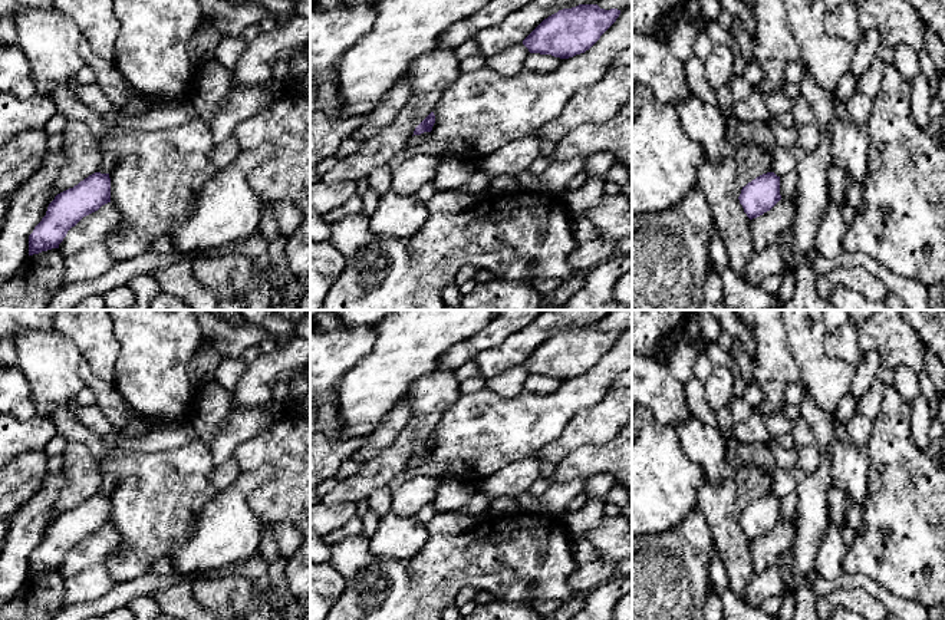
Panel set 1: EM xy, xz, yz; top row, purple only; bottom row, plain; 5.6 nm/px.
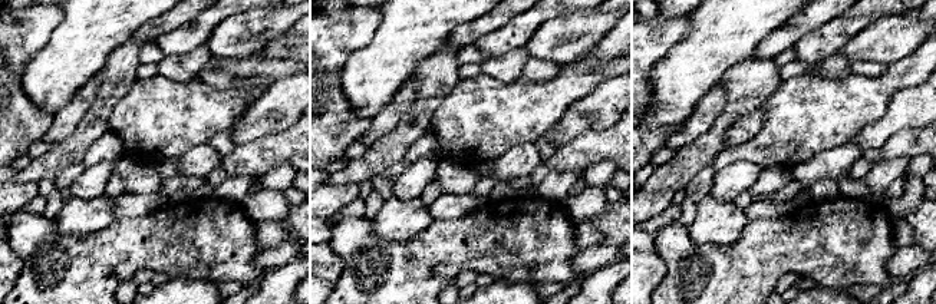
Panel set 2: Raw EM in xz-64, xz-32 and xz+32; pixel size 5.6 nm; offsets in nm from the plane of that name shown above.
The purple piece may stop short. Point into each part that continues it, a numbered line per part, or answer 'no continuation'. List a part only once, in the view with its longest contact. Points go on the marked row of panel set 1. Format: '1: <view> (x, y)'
no continuation

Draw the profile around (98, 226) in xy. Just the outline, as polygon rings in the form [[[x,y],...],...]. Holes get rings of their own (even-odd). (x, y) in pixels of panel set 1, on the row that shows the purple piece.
[[[108,202],[72,227],[59,244],[59,250],[69,257],[90,243],[103,243],[116,231],[119,222],[121,212],[112,202]]]

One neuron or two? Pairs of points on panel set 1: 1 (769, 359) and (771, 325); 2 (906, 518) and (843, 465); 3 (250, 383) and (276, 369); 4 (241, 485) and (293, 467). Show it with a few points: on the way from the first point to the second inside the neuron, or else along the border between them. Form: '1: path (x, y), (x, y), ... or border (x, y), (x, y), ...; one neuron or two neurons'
1: path (771, 350), (771, 333); one neuron
2: border (860, 451), (868, 462), (868, 497), (862, 507); two neurons
3: path (256, 382), (270, 369); one neuron
4: border (272, 467), (273, 477), (249, 497); two neurons

